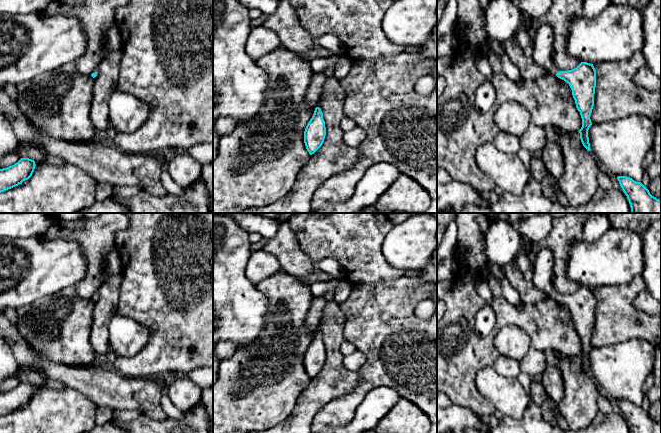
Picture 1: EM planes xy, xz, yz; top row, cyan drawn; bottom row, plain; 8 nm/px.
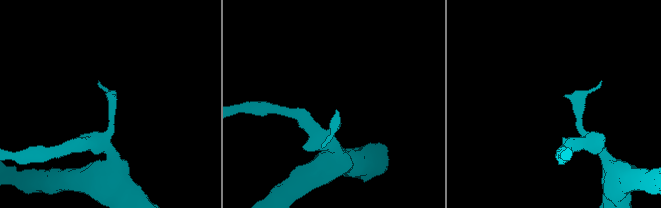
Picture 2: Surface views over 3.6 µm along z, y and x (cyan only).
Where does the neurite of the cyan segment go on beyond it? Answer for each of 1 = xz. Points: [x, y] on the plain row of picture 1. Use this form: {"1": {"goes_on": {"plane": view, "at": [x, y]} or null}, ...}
{"1": {"goes_on": null}}

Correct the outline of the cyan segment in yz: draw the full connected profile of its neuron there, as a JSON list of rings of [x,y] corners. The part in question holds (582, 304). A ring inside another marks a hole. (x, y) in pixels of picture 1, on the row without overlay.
[[[548,248],[536,254],[532,282],[539,290],[546,292],[551,298],[567,306],[572,314],[576,332],[582,342],[582,351],[578,355],[583,370],[590,375],[588,354],[592,349],[590,340],[594,330],[596,311],[596,294],[593,288],[581,286],[576,292],[559,295],[552,282],[554,258]]]

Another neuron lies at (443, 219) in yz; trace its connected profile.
[[[437,213],[437,251],[448,225],[452,220],[456,220],[456,216],[457,213]]]

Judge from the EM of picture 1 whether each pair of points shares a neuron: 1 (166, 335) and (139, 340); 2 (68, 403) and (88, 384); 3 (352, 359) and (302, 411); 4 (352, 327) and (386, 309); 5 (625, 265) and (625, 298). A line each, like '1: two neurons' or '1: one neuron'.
1: two neurons
2: two neurons
3: two neurons
4: one neuron
5: two neurons

